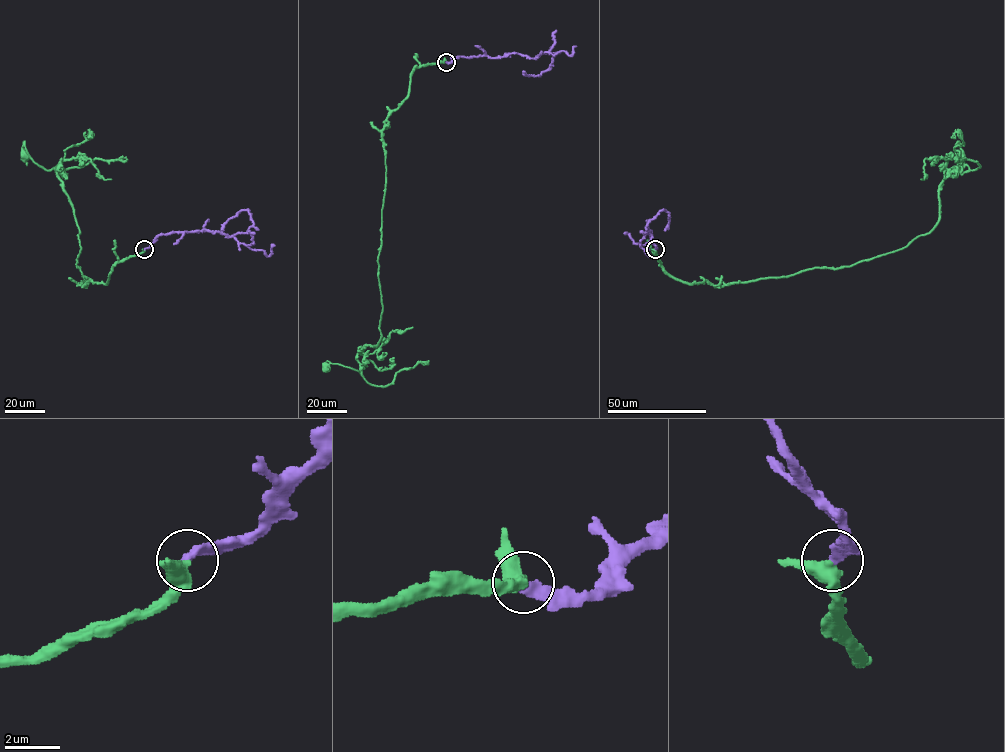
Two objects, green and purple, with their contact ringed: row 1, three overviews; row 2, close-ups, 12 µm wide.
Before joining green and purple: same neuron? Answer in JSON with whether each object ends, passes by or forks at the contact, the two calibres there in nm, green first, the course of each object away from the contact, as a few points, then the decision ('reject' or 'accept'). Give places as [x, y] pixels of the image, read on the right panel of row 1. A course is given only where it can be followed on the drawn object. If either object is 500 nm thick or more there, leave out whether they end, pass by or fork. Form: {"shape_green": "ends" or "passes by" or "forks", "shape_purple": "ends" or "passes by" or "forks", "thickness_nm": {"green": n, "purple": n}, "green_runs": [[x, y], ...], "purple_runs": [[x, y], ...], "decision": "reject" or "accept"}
{"shape_green": "passes by", "shape_purple": "ends", "thickness_nm": {"green": 440, "purple": 400}, "green_runs": [[655, 249], [668, 274], [715, 286], [851, 266], [929, 233], [944, 171], [969, 169], [956, 144], [959, 156]], "purple_runs": [[655, 249], [651, 231], [647, 231], [651, 236], [646, 232], [647, 224], [665, 210], [669, 219], [665, 230]], "decision": "accept"}

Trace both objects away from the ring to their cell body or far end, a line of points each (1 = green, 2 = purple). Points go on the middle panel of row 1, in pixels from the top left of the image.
1: (446, 62), (414, 69), (408, 97), (382, 131), (381, 339), (357, 352), (362, 376), (326, 365)
2: (446, 62), (460, 57), (520, 53), (535, 58), (554, 54), (549, 68), (539, 75), (525, 72)

